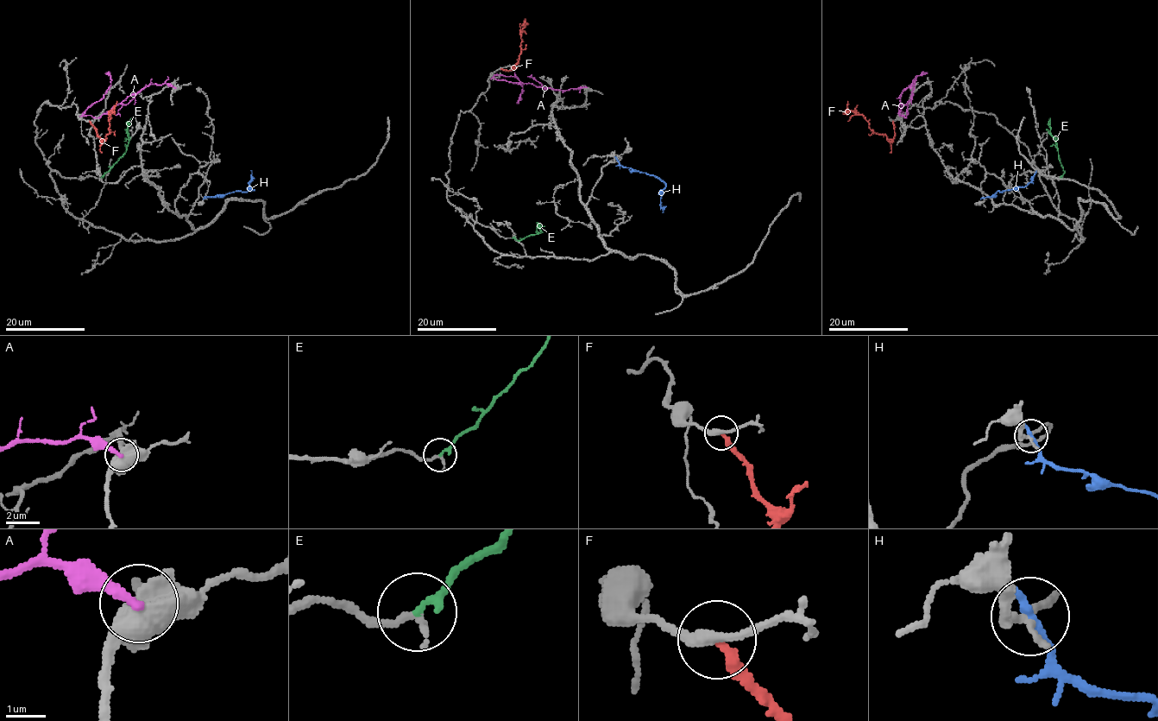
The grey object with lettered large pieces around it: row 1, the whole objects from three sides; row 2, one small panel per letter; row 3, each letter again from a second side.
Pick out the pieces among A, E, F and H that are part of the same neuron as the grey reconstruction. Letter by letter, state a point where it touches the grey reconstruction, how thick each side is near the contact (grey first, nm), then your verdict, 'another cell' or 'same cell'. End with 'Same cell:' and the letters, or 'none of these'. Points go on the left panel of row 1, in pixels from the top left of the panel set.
A: contact (174, 87); calibres 550 and 260 nm; another cell
E: contact (101, 177); calibres 140 and 200 nm; same cell
F: contact (90, 121); calibres 240 and 240 nm; another cell
H: contact (205, 198); calibres 180 and 280 nm; another cell
Same cell: E

